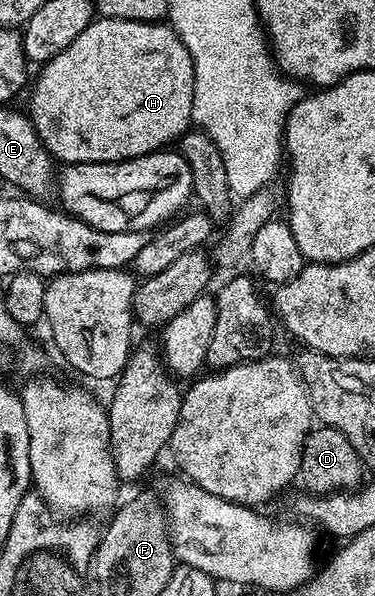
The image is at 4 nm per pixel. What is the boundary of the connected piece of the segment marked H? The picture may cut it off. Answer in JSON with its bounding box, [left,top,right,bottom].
[27,16,193,164]

